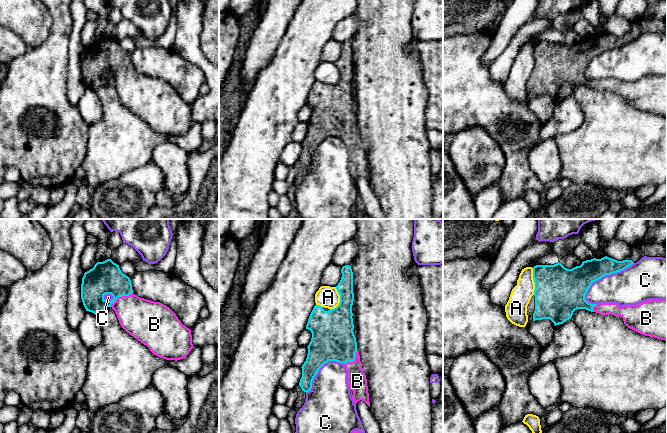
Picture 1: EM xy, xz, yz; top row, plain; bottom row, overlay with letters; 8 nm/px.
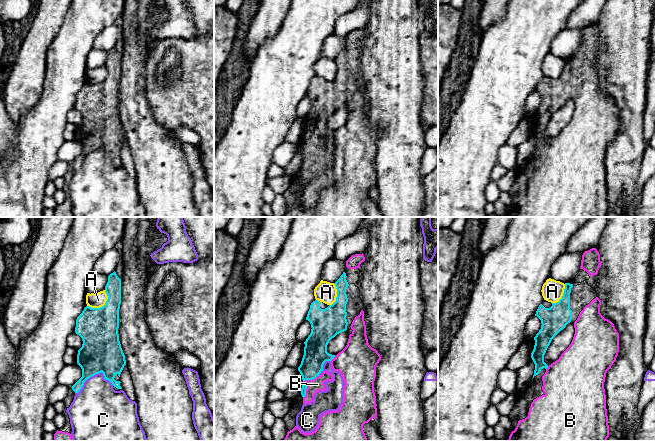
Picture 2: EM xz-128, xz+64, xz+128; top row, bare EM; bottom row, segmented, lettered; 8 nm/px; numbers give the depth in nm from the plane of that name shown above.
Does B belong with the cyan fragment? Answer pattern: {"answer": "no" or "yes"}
{"answer": "yes"}

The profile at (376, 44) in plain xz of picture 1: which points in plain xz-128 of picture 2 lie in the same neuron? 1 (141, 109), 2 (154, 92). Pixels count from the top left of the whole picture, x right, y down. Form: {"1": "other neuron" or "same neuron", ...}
{"1": "same neuron", "2": "other neuron"}

